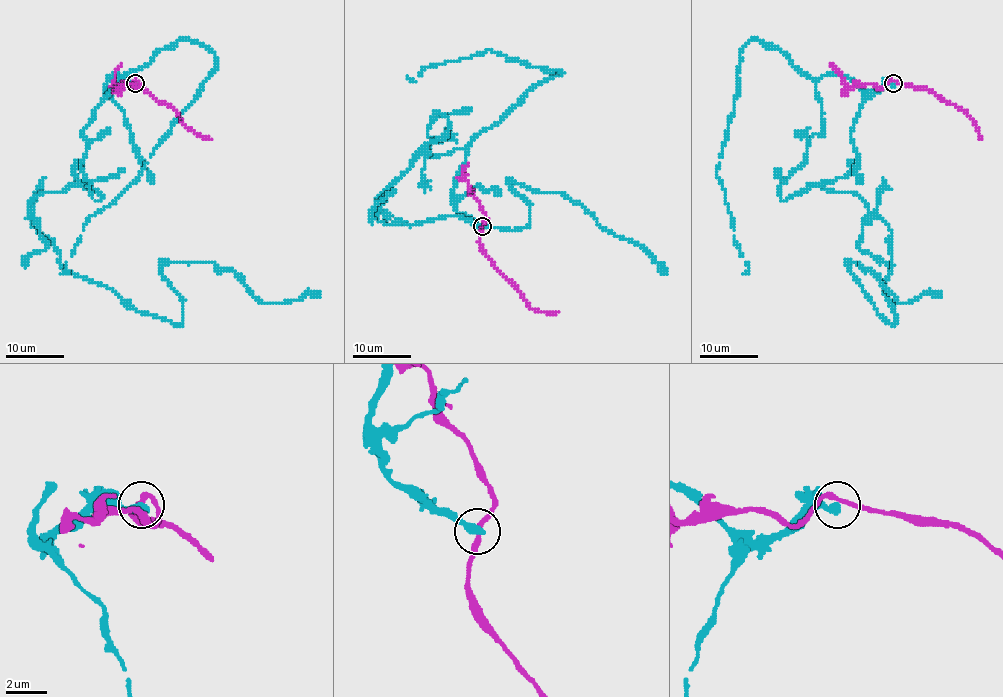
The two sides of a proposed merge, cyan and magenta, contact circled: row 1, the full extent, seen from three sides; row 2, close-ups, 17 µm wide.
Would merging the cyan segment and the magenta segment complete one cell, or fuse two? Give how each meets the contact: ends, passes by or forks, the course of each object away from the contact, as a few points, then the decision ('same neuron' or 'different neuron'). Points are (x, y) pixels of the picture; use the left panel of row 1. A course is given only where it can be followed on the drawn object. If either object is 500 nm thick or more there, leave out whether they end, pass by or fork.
cyan ends there; magenta passes by; cyan runs (135, 83), (110, 77), (82, 130), (101, 198), (30, 203), (59, 263), (176, 324), (163, 264), (320, 293); magenta runs (135, 82), (132, 84), (168, 105), (185, 124), (211, 140); different neuron

